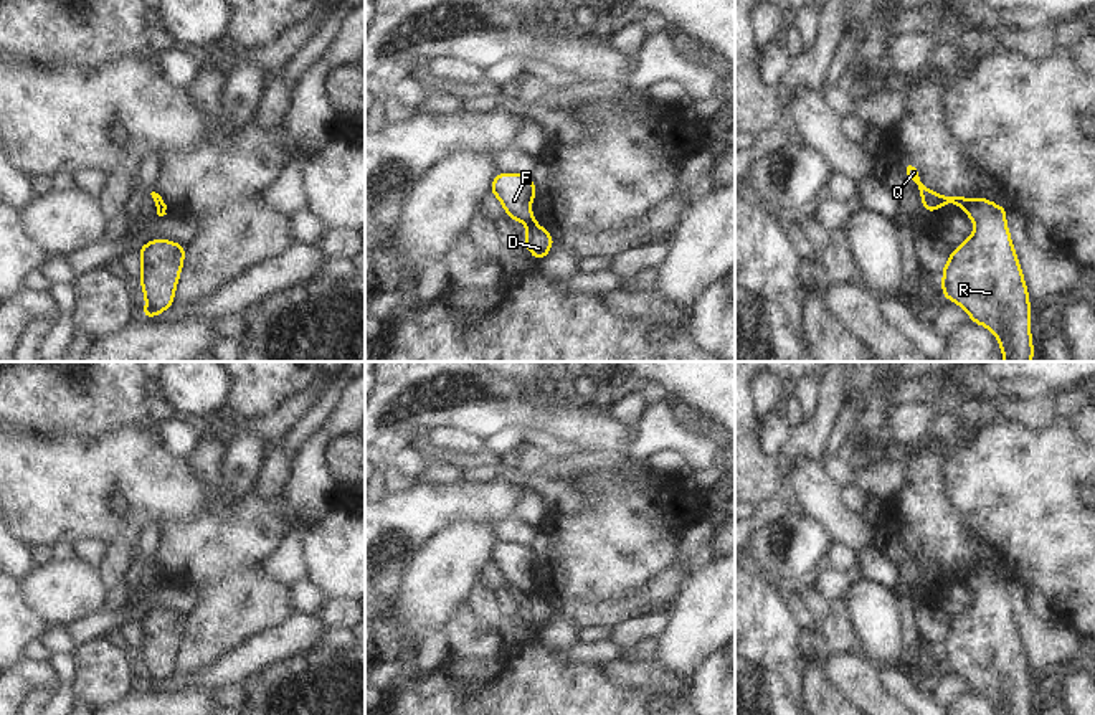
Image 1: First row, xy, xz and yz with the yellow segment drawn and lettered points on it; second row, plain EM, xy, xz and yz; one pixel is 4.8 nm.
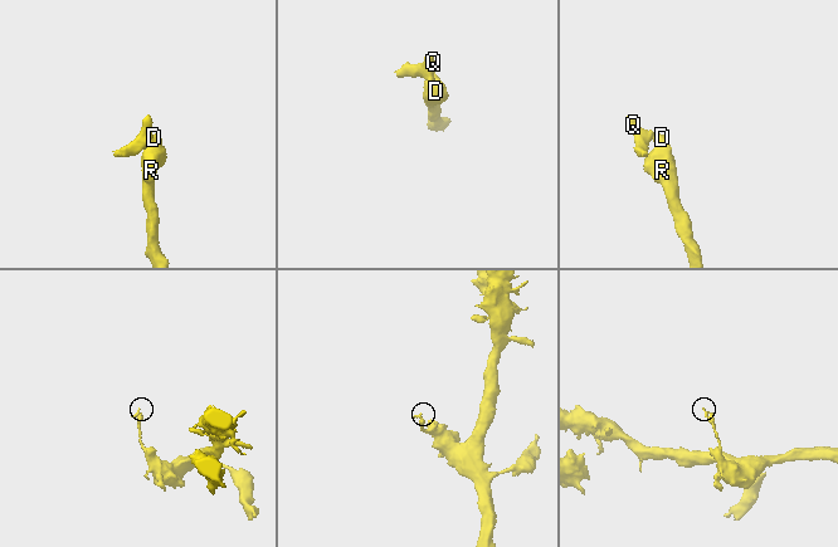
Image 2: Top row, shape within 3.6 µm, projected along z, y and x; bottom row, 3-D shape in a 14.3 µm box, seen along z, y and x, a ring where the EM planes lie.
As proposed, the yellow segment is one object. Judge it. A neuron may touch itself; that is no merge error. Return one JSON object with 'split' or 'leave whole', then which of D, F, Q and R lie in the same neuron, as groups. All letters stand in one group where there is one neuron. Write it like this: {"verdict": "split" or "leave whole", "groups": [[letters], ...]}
{"verdict": "split", "groups": [["D", "R"], ["F", "Q"]]}

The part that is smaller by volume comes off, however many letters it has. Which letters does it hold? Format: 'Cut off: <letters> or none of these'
Cut off: F, Q

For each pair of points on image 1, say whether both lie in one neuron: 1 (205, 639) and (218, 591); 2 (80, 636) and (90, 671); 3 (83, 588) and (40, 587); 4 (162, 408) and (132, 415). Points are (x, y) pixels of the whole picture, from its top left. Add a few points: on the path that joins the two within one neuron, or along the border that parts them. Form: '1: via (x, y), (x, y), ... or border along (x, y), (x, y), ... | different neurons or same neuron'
1: via (212, 628), (218, 621), (218, 603) | same neuron
2: border along (101, 636), (76, 646) | different neurons
3: via (73, 588), (50, 588) | same neuron
4: border along (144, 398), (152, 428) | different neurons

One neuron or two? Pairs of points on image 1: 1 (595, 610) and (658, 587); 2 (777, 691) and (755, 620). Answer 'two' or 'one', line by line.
1: one
2: one

